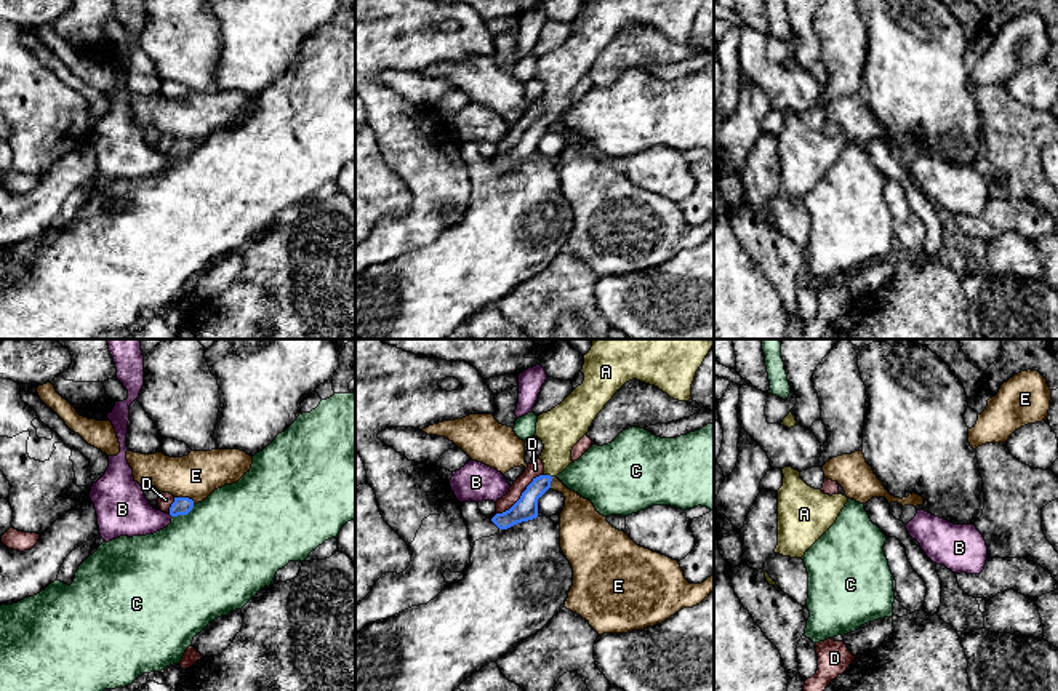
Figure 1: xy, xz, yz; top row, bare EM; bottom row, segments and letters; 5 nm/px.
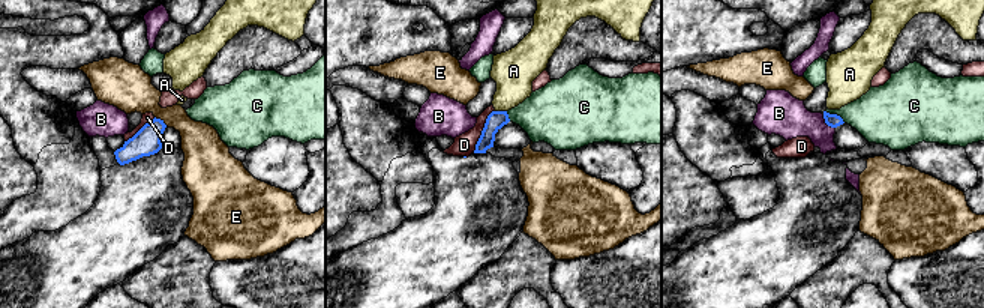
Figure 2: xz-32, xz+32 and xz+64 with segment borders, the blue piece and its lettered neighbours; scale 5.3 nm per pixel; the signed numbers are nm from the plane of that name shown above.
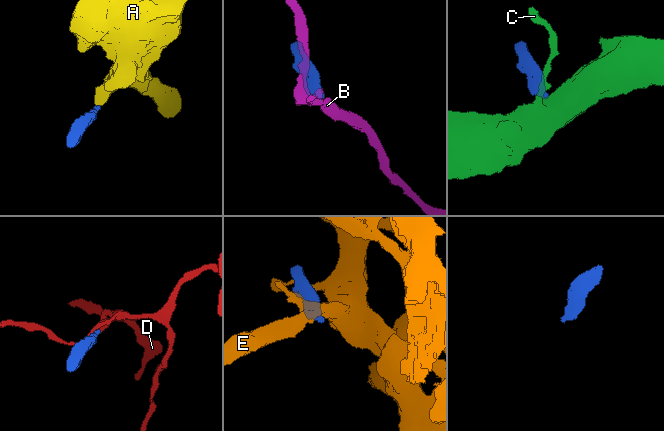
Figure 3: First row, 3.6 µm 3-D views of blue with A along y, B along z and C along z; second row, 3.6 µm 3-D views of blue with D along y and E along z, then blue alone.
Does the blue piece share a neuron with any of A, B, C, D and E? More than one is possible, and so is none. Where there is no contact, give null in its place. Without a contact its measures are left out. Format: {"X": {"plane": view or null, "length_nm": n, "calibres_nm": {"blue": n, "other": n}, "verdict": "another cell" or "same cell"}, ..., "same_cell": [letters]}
{"A": {"plane": "xz", "length_nm": 40, "calibres_nm": {"blue": 120, "other": 220}, "verdict": "same cell"}, "B": {"plane": null, "verdict": "another cell"}, "C": {"plane": "xy", "length_nm": 130, "calibres_nm": {"blue": 90, "other": 500}, "verdict": "another cell"}, "D": {"plane": "xz", "length_nm": 320, "calibres_nm": {"blue": 120, "other": 80}, "verdict": "another cell"}, "E": {"plane": "xy", "length_nm": 110, "calibres_nm": {"blue": 90, "other": 220}, "verdict": "another cell"}, "same_cell": ["A"]}

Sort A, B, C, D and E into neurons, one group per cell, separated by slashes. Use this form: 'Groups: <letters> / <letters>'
Groups: A / B / C / D / E

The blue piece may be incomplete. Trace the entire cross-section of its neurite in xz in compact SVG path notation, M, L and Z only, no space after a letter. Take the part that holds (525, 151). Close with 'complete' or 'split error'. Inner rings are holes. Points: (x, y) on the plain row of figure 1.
M584 0L584 22L560 46L538 58L536 75L544 91L539 101L544 115L522 134L520 141L491 163L499 171L538 158L538 141L554 118L573 102L573 88L589 74L597 56L629 22L650 26L679 43L691 40L691 26L704 0Z; split error

